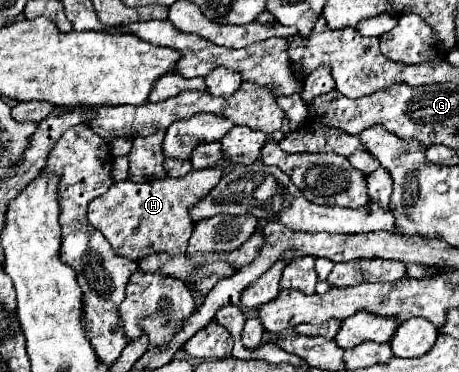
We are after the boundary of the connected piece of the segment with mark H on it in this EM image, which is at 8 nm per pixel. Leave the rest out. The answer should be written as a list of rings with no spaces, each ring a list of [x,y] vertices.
[[[221,168],[191,170],[181,178],[163,178],[153,182],[135,184],[129,180],[115,182],[111,188],[89,202],[89,222],[107,238],[119,256],[141,260],[151,252],[167,252],[171,256],[183,254],[187,250],[193,222],[189,218],[189,208],[203,200],[213,186],[221,180]]]

